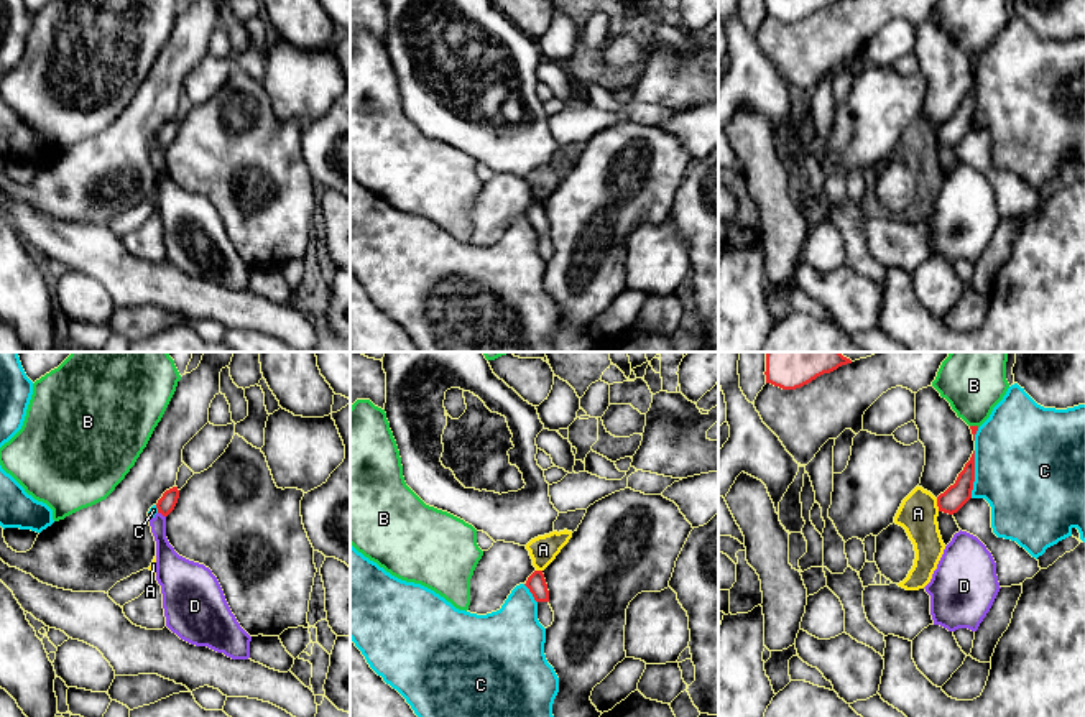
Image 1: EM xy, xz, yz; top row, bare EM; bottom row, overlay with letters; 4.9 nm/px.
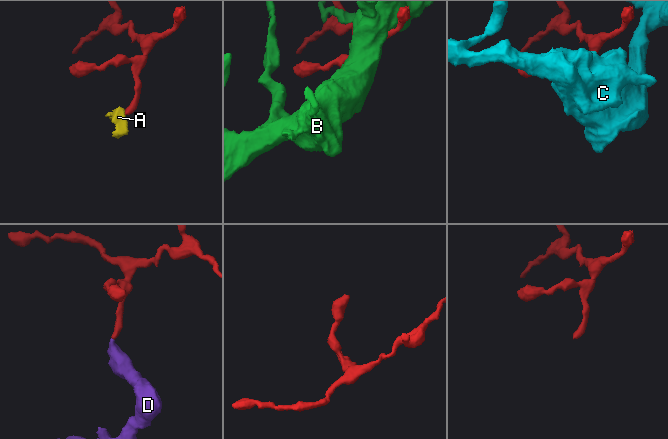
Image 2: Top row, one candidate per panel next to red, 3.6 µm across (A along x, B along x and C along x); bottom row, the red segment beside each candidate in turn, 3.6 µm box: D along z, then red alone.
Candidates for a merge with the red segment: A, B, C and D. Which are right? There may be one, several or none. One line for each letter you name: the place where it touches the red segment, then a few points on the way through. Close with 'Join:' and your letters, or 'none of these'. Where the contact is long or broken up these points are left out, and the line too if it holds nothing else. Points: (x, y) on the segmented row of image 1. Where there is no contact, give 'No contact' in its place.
D: Touches red at xy (161, 513). Path across: xy (166, 504), (161, 513), (160, 538), (168, 563)
Join: D

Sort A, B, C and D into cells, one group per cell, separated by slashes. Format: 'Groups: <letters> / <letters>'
Groups: A / B / C / D

